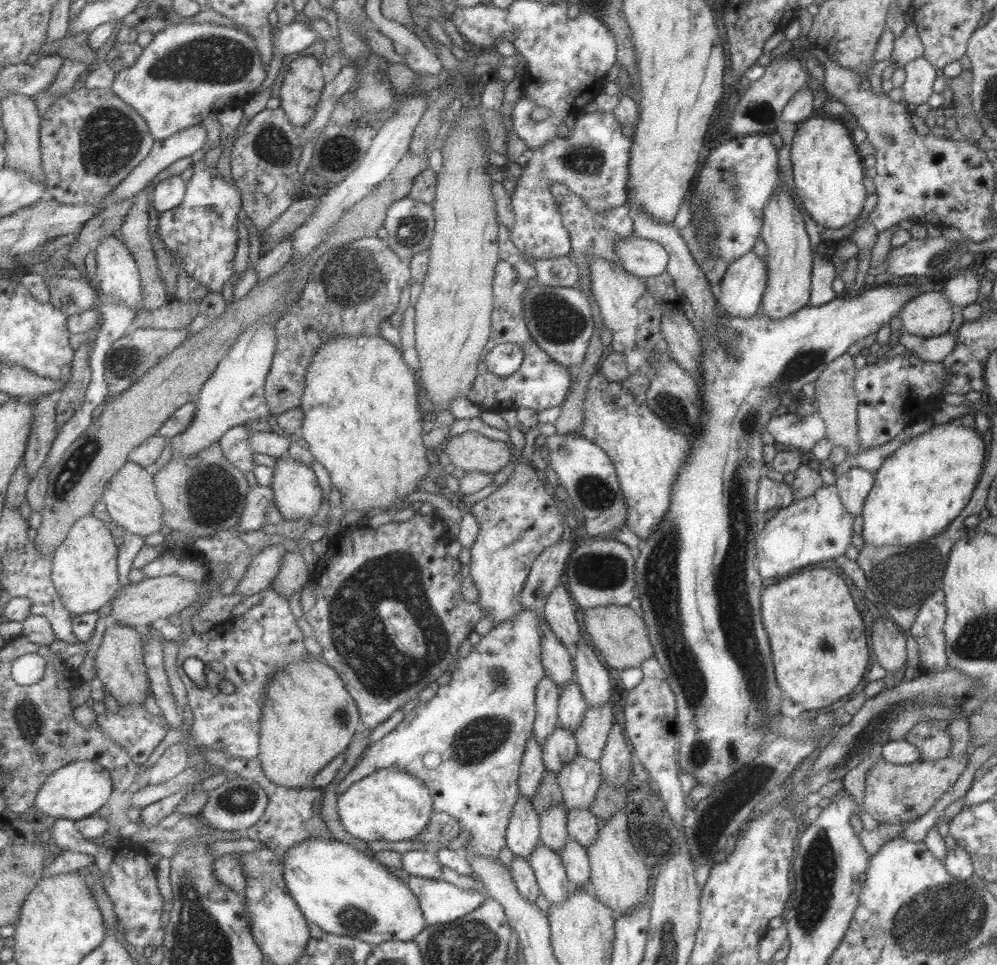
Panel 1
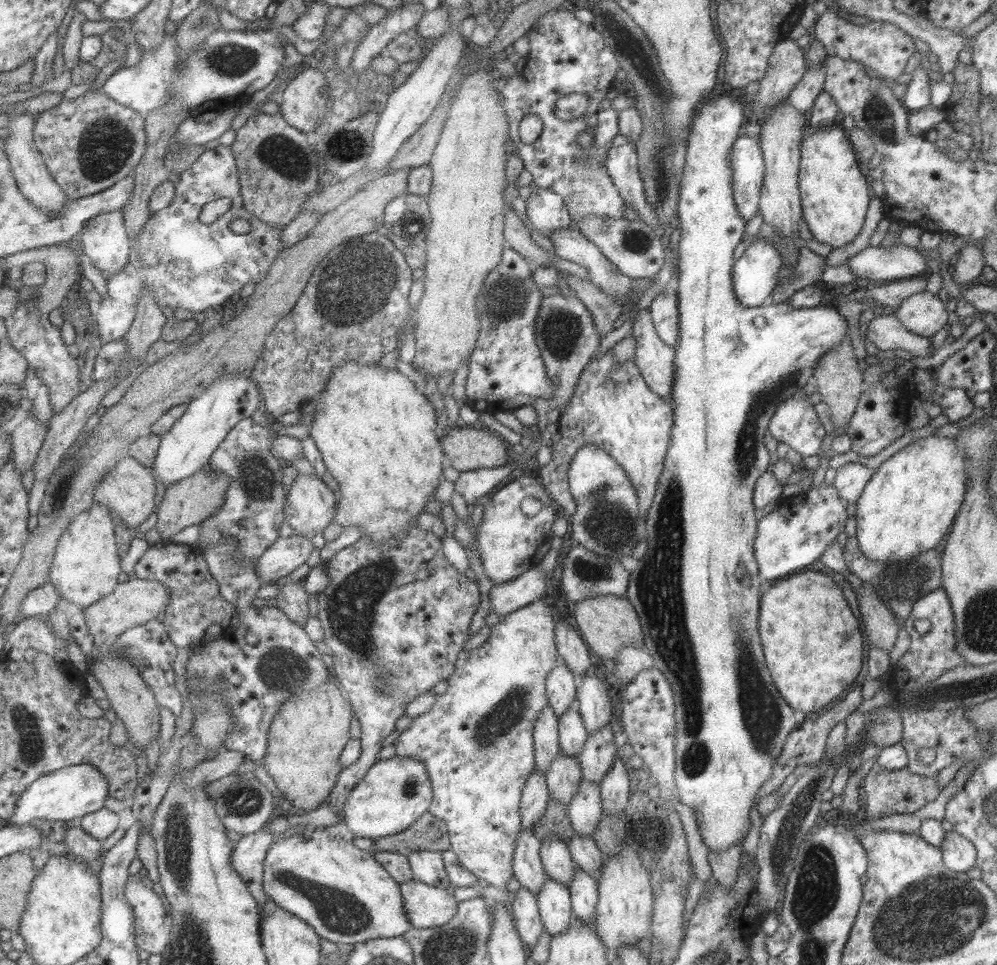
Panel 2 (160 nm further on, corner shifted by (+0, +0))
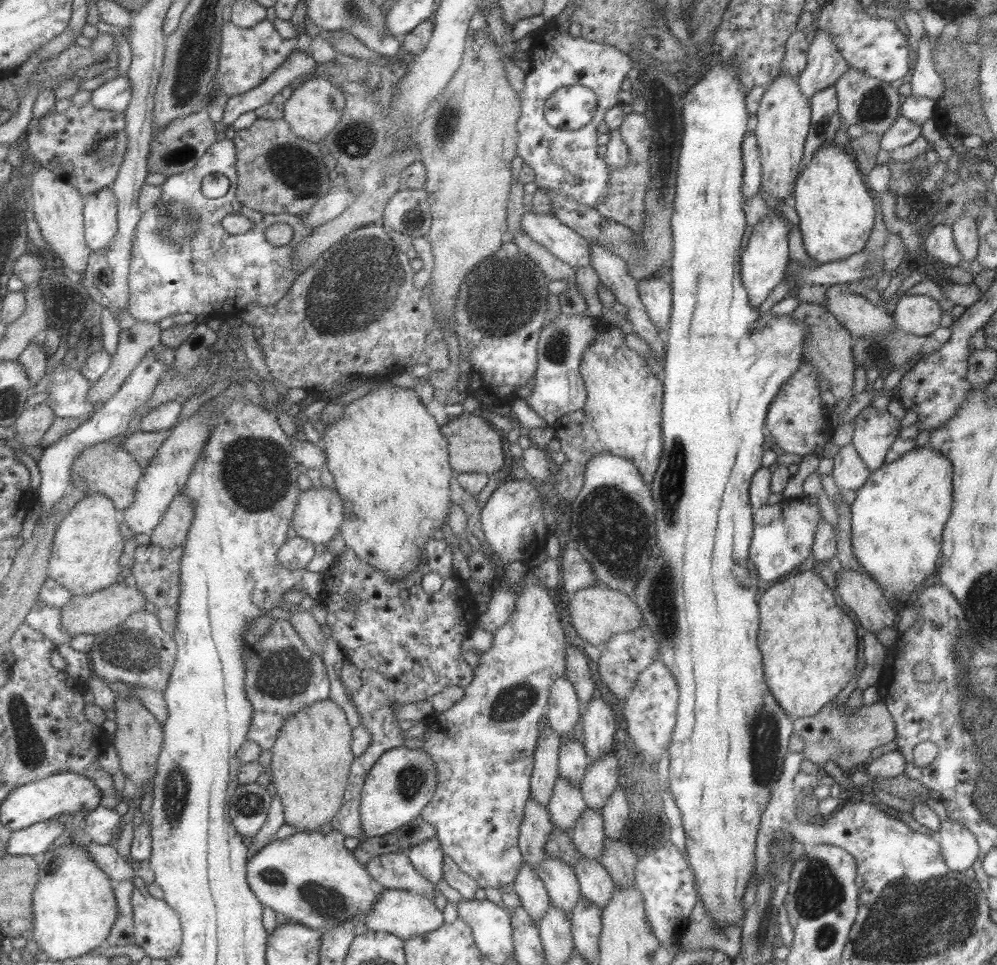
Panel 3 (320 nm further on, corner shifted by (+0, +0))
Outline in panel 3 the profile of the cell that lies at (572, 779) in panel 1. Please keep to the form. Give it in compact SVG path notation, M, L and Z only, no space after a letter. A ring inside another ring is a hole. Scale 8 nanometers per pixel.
M585 808L570 830L575 849L585 858L597 860L603 853L603 820L601 812Z

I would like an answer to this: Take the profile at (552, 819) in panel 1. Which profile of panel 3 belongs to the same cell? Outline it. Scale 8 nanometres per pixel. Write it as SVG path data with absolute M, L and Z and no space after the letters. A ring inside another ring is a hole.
M545 856L536 873L544 884L549 903L555 909L561 909L568 920L580 896L573 869L556 858Z

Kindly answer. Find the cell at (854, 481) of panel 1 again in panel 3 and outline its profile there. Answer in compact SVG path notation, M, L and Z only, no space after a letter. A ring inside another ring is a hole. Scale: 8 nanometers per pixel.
M852 443L840 446L832 460L830 475L840 490L856 491L869 476L870 470L863 464Z

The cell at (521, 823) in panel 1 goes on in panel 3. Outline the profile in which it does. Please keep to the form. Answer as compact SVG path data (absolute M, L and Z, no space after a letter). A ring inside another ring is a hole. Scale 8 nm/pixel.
M523 862L512 884L520 906L529 915L529 919L541 921L549 909L549 896L536 871Z

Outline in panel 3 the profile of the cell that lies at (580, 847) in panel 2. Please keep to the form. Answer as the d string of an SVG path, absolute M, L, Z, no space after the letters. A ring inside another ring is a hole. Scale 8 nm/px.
M581 854L573 872L579 883L580 896L602 912L614 891L613 881L607 871L597 860L585 858Z

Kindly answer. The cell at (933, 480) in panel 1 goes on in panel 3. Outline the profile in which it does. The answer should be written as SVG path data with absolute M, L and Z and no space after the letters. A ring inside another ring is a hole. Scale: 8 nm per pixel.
M927 444L911 449L893 462L870 471L865 482L856 490L850 508L851 550L859 566L882 590L907 602L917 591L934 580L940 559L942 528L952 503L952 466L949 459Z

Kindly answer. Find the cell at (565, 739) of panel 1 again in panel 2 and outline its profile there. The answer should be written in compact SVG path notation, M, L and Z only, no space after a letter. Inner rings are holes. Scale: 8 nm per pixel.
M559 750L544 776L549 797L561 805L569 805L579 791L582 778L577 759L565 757Z

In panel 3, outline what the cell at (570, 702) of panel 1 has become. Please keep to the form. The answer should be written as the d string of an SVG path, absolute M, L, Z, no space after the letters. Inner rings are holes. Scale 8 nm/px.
M573 730L561 736L558 750L558 776L571 785L580 787L581 779L590 763L583 743L573 739Z

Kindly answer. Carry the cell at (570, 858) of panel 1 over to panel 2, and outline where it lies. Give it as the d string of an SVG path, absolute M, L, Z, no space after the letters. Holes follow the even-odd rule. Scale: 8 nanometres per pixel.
M575 867L574 877L568 889L574 921L582 924L593 923L598 892L596 879Z

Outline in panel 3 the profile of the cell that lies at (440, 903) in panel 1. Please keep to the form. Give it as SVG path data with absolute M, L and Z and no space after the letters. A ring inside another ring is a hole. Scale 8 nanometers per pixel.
M380 889L377 902L365 916L366 930L375 932L387 932L398 936L401 940L407 940L416 934L425 934L439 928L443 924L443 912L437 910L431 899L417 895L415 892L399 889Z

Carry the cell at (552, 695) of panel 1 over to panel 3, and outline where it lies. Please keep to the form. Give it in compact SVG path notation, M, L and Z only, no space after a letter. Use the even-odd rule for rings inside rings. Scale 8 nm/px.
M546 723L545 730L537 737L529 790L530 798L543 807L549 803L557 781L561 743L561 737Z

